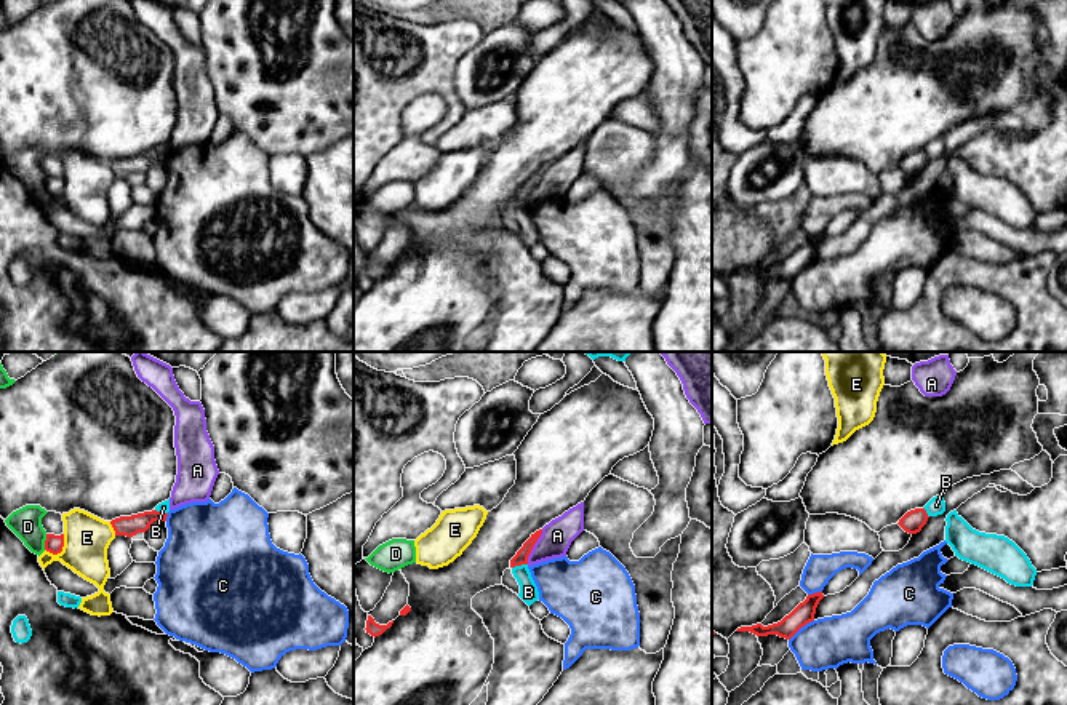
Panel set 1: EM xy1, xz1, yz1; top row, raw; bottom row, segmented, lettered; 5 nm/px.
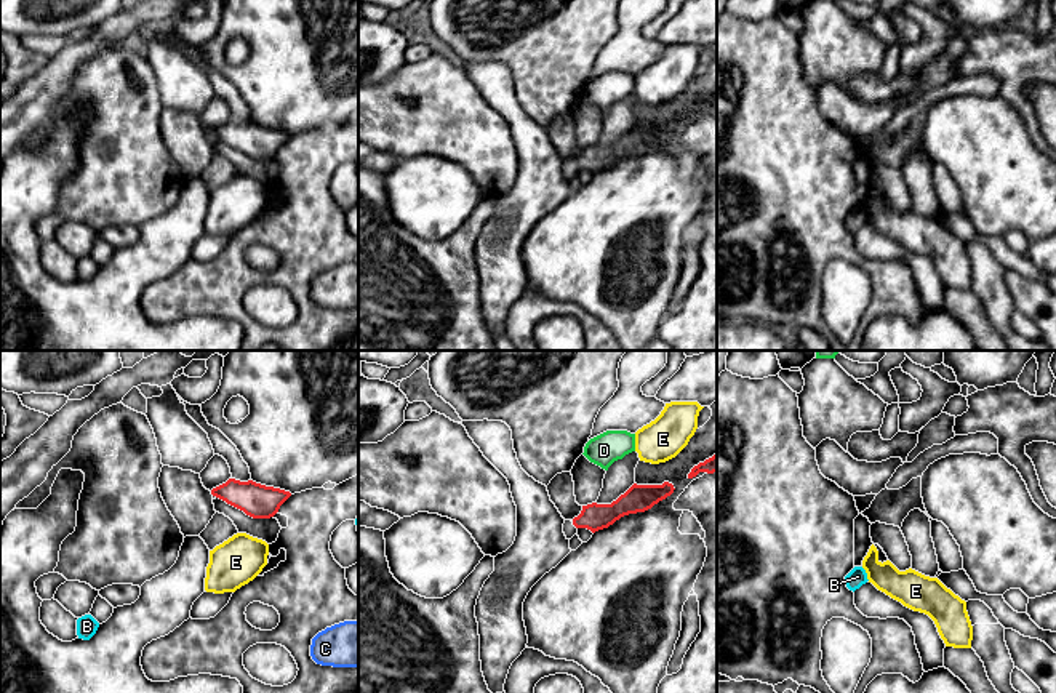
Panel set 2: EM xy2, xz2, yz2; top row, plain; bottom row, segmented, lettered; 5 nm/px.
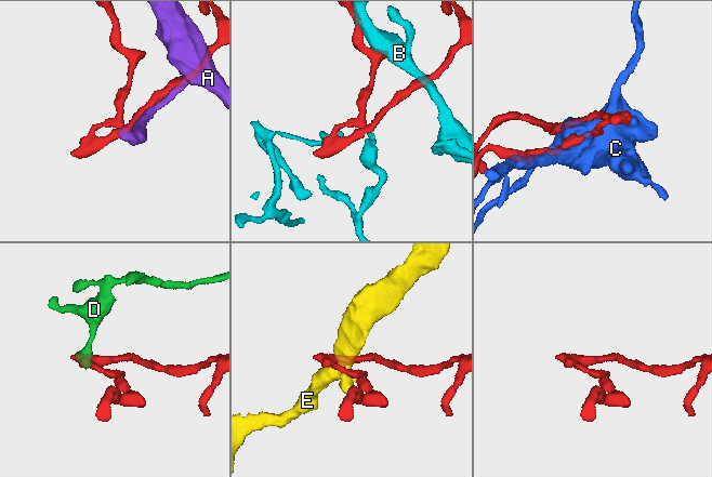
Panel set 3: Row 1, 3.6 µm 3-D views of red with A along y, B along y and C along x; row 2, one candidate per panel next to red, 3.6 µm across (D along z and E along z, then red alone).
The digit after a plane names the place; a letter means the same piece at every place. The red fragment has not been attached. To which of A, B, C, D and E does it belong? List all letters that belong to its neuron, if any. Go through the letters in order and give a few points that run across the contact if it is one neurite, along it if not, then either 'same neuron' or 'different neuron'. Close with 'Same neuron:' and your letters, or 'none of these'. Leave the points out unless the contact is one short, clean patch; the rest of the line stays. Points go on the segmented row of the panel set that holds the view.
A: different neuron
B: line xz1 (527, 563), (512, 568); different neuron
C: different neuron
D: different neuron
E: different neuron
Same neuron: none of these

